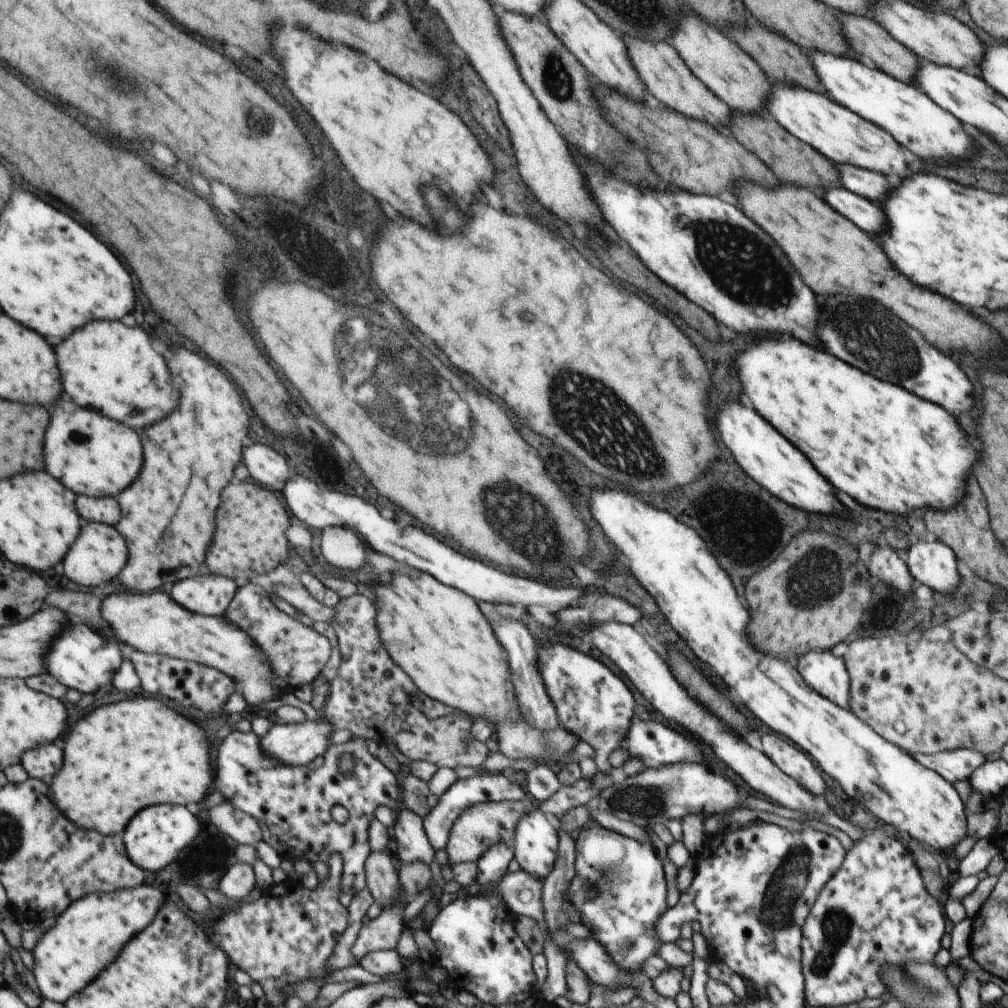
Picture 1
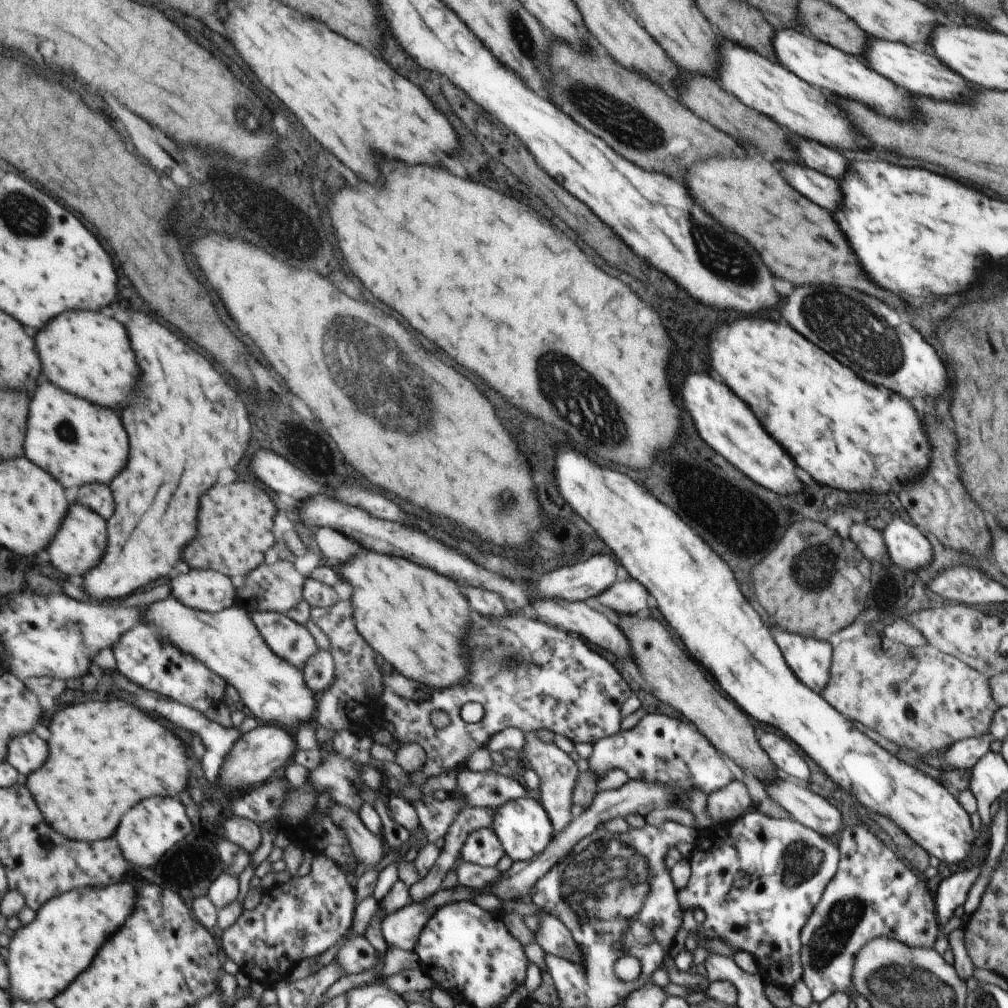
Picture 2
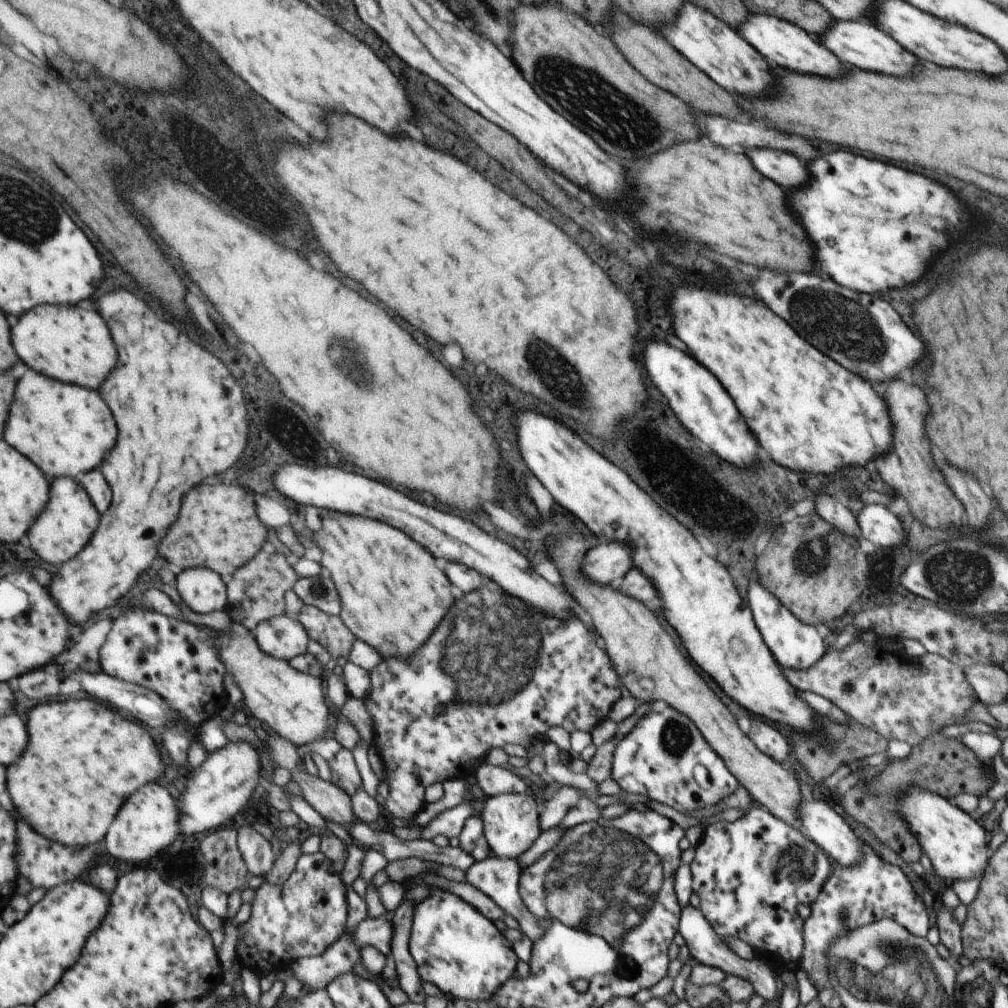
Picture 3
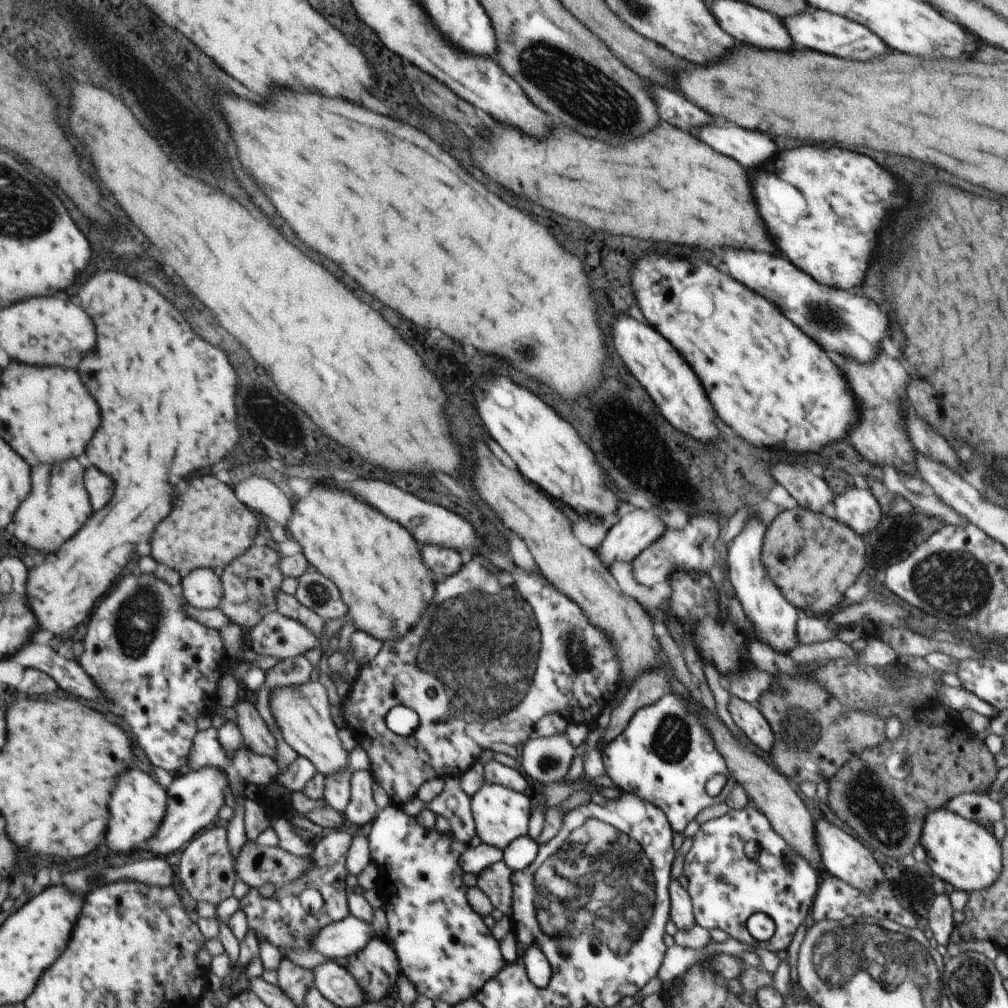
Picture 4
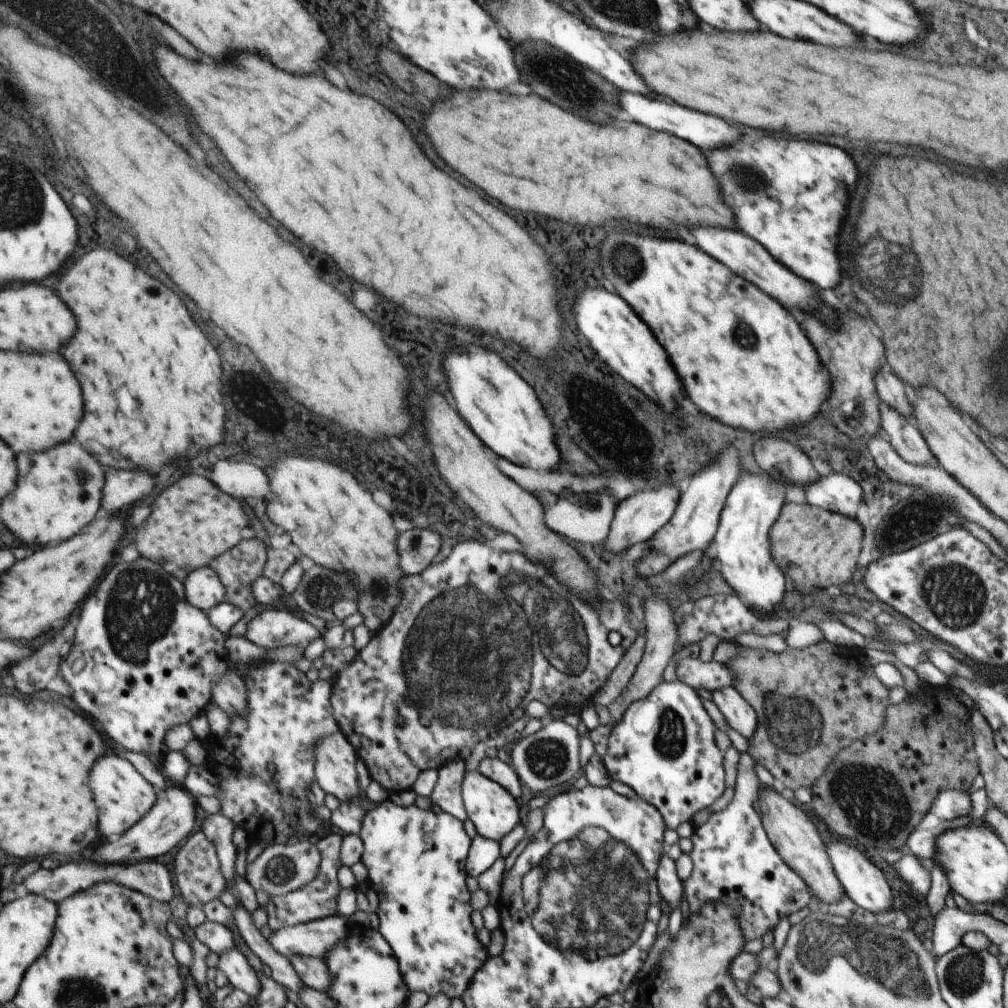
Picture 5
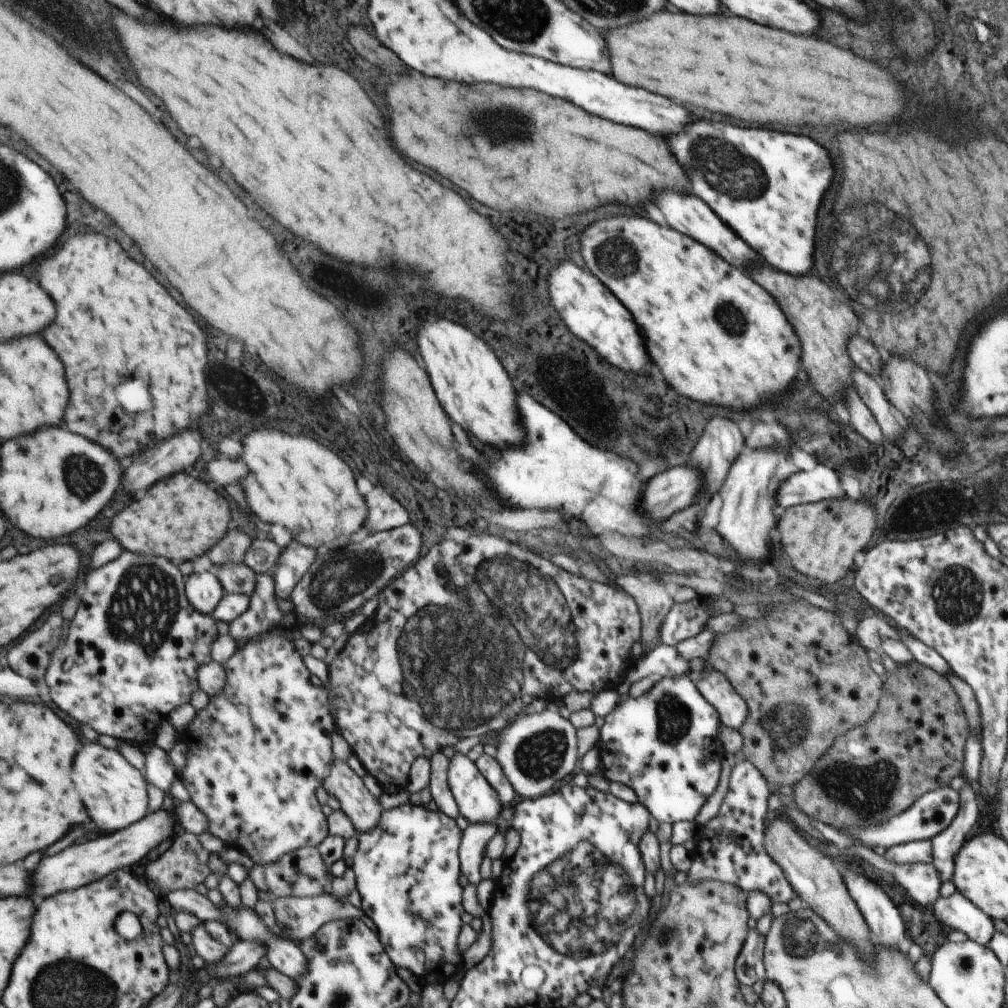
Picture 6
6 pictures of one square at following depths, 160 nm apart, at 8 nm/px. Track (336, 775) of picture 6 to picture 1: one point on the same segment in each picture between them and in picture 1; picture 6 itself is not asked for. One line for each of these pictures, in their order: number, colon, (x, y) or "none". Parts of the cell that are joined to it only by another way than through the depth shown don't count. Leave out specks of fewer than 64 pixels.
1: (154, 624)
2: (229, 642)
3: (293, 703)
4: (302, 712)
5: (336, 772)

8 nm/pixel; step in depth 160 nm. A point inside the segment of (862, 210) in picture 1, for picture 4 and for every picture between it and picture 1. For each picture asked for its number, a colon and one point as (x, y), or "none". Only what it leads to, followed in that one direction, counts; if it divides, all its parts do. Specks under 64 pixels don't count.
2: (822, 190)
3: (786, 169)
4: (749, 148)

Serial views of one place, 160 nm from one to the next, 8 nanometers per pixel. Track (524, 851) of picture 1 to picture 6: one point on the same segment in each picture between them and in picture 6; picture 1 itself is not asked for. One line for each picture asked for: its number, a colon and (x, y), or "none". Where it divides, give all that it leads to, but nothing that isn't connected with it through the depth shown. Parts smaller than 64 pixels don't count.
2: (521, 826)
3: (510, 821)
4: (500, 815)
5: (493, 813)
6: (477, 801)

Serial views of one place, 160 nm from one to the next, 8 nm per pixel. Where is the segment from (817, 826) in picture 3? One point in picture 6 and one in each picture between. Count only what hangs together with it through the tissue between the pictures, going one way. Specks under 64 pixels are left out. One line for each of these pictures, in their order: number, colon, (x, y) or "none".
4: (842, 856)
5: (863, 883)
6: (885, 921)

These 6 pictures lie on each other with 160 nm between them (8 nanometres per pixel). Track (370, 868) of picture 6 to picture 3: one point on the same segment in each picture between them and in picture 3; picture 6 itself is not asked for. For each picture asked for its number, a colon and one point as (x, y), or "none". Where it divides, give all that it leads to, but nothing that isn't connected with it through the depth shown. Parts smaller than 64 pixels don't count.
3: (455, 948)
4: (444, 949)
5: (414, 858)

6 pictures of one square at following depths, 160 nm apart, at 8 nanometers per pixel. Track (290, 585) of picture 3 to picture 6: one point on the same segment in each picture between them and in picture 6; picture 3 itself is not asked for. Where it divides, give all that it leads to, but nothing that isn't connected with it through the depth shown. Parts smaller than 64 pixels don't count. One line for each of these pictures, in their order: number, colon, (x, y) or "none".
4: (252, 583)
5: (239, 567)
6: (232, 549)

